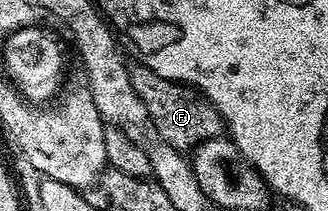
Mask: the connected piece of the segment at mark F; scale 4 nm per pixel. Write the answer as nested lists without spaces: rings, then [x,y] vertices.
[[[141,64],[131,65],[129,69],[132,88],[136,96],[140,96],[150,117],[149,125],[154,126],[155,132],[158,133],[155,135],[161,141],[186,152],[199,142],[223,137],[224,119],[220,116],[220,112],[194,87],[156,76],[147,66]]]

